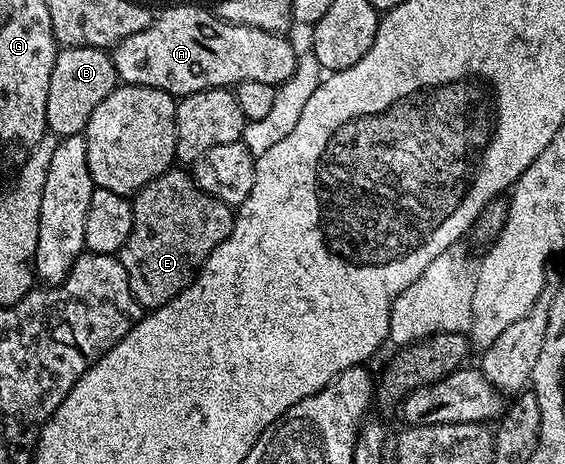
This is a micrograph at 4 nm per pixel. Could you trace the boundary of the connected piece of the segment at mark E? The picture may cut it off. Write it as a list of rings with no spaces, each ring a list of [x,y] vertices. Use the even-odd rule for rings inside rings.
[[[180,166],[169,168],[167,172],[154,178],[145,188],[135,193],[132,213],[134,222],[130,226],[130,238],[126,238],[124,247],[120,249],[118,255],[122,266],[126,266],[126,278],[130,282],[130,290],[144,310],[161,308],[163,304],[182,294],[182,290],[190,287],[212,251],[230,234],[234,219],[233,205],[203,192],[196,185],[196,178],[191,171]]]

